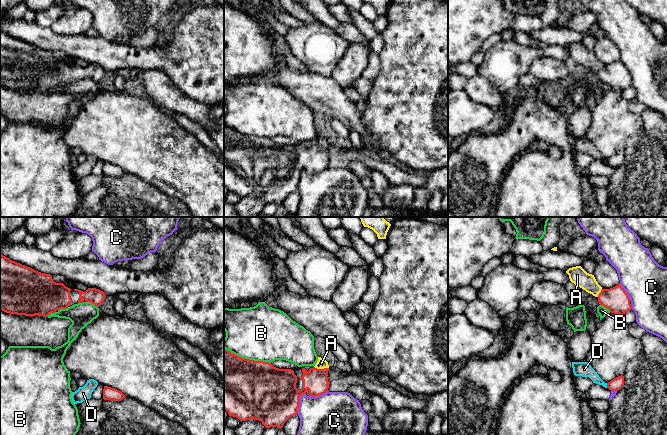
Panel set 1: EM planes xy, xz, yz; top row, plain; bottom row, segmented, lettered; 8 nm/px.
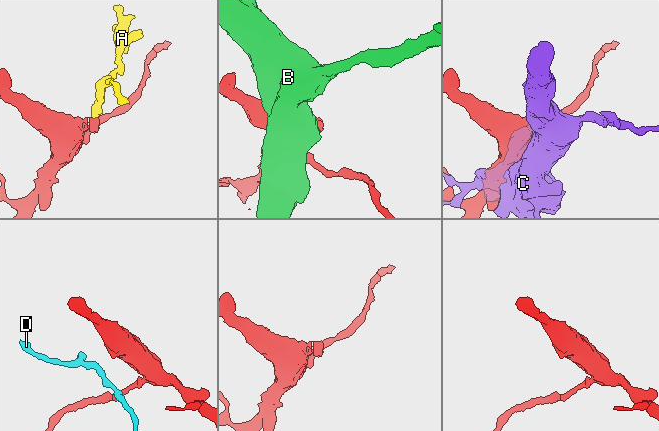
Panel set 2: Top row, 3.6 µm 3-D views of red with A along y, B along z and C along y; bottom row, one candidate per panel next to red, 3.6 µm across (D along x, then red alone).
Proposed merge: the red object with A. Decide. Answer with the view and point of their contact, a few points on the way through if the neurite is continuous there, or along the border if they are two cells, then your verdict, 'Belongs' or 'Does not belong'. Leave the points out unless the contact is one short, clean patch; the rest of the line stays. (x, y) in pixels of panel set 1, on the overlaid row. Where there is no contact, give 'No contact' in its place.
Touches red at xz (321, 369). Path across: xz (315, 380), (321, 369), (321, 363). Belongs

